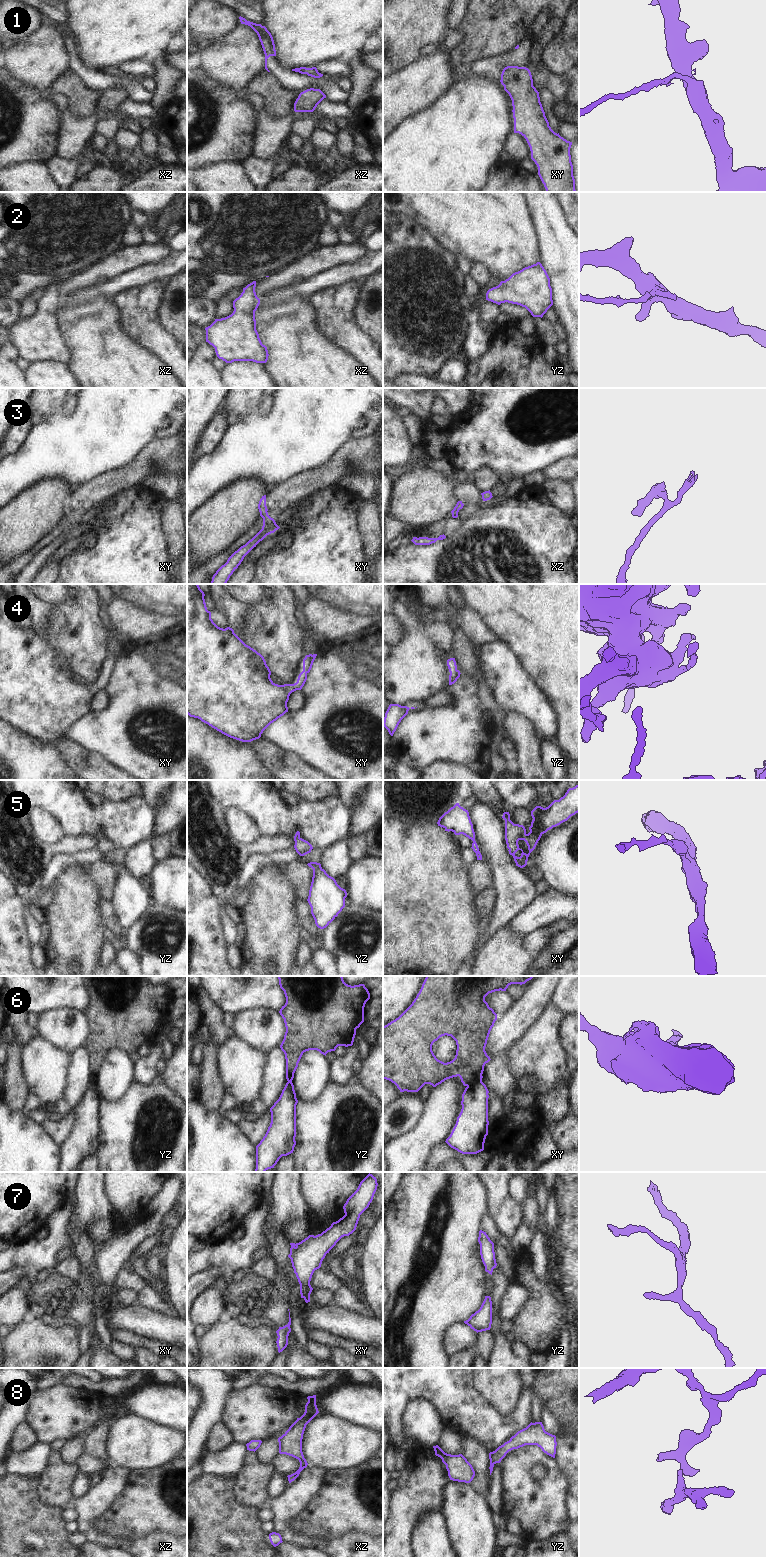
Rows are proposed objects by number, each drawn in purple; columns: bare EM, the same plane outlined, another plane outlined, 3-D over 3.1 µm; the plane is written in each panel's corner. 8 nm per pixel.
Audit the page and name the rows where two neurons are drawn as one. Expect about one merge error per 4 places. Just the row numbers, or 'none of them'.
6

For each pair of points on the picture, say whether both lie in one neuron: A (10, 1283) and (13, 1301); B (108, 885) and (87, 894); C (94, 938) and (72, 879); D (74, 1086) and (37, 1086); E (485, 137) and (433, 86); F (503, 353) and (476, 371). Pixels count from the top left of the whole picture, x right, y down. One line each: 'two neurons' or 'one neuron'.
A: two neurons
B: two neurons
C: one neuron
D: two neurons
E: two neurons
F: one neuron

